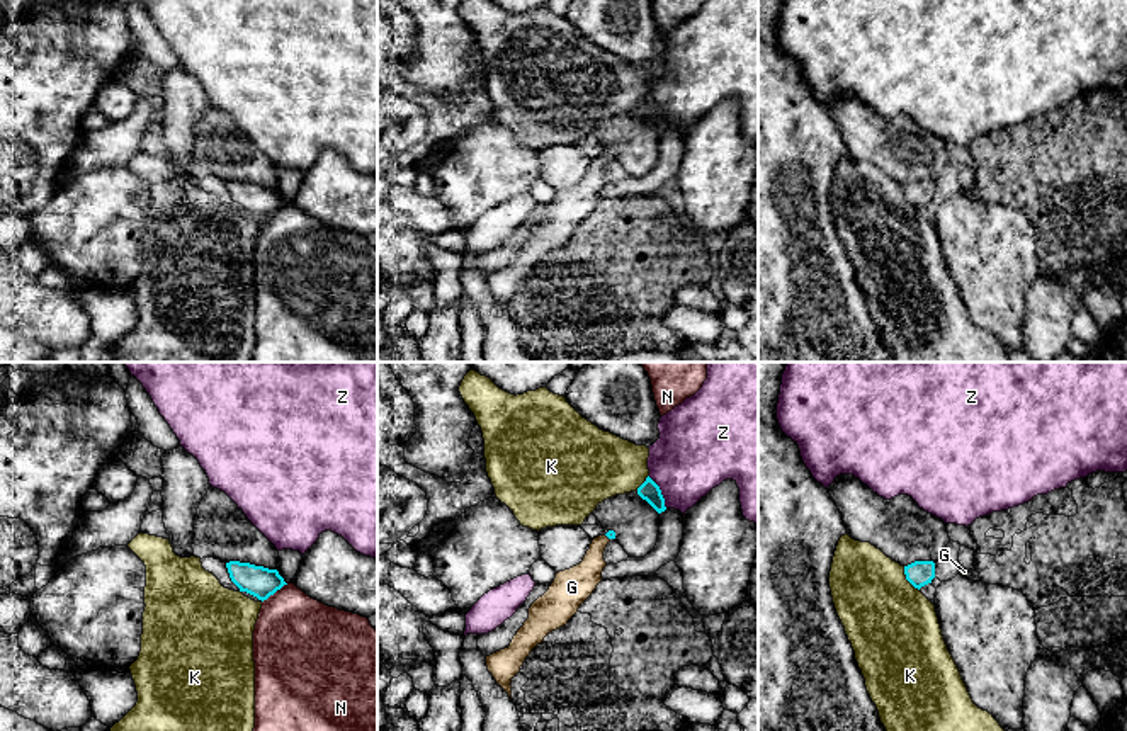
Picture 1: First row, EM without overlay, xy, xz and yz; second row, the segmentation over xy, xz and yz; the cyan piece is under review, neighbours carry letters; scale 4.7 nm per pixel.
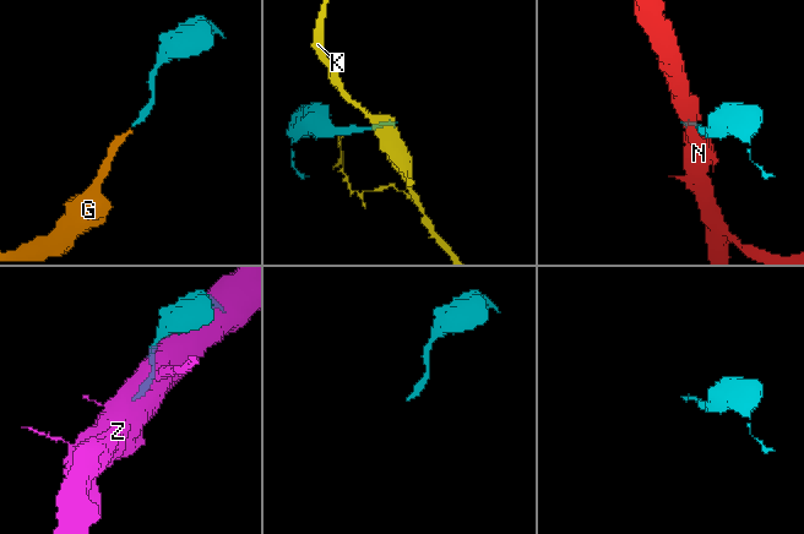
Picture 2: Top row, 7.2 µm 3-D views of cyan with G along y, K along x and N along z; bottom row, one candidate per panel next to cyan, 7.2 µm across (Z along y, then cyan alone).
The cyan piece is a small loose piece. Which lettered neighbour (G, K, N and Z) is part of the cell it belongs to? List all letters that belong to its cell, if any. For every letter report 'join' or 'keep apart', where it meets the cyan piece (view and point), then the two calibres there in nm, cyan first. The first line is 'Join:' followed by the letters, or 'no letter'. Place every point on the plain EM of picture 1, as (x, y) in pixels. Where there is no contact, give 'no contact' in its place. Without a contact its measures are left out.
Join: G
G: join | xz (607, 155) | 50/150 nm
K: keep apart | yz (906, 198) | 120/420 nm
N: keep apart | xy (274, 211) | 150/420 nm
Z: keep apart | xz (660, 111) | 90/380 nm

